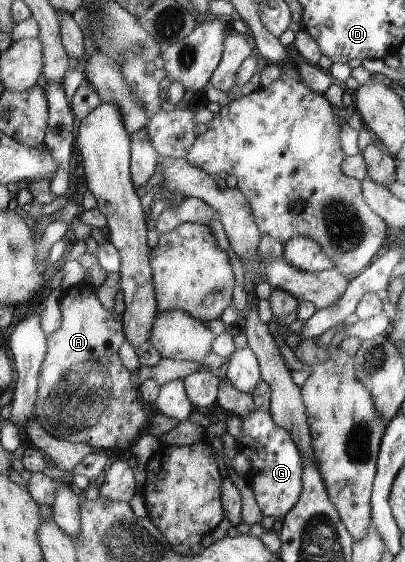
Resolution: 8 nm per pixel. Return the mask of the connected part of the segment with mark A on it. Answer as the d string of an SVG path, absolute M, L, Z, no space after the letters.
M82 283L69 288L59 298L62 326L47 337L47 355L39 372L37 403L34 417L41 427L54 438L73 443L84 443L96 451L109 453L109 448L129 448L133 440L147 426L145 408L133 388L129 370L121 364L117 352L125 342L123 326L105 310L91 284Z

